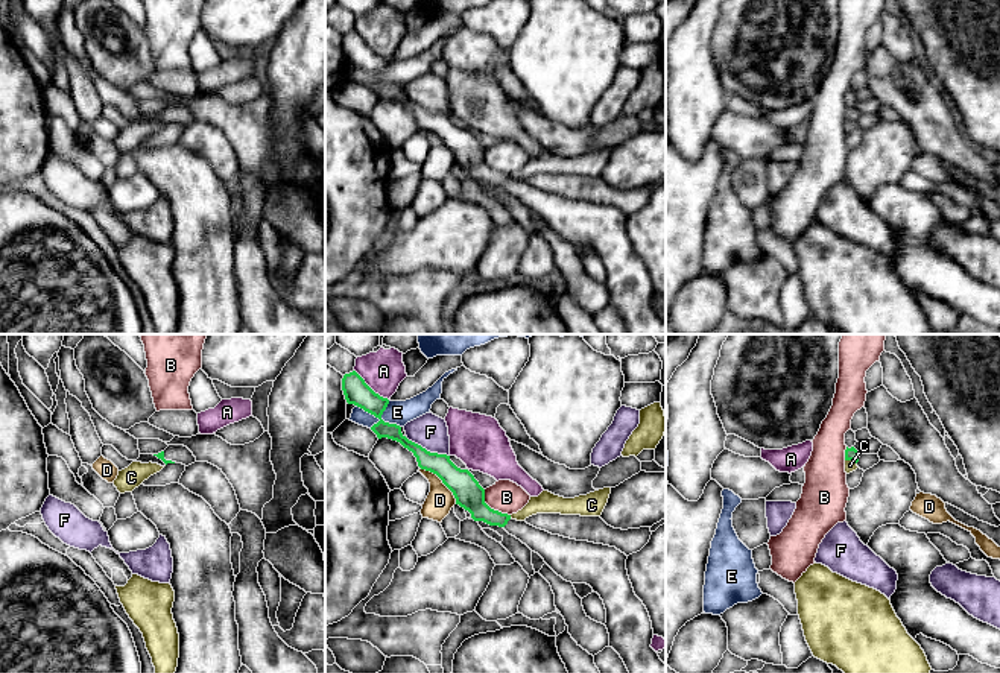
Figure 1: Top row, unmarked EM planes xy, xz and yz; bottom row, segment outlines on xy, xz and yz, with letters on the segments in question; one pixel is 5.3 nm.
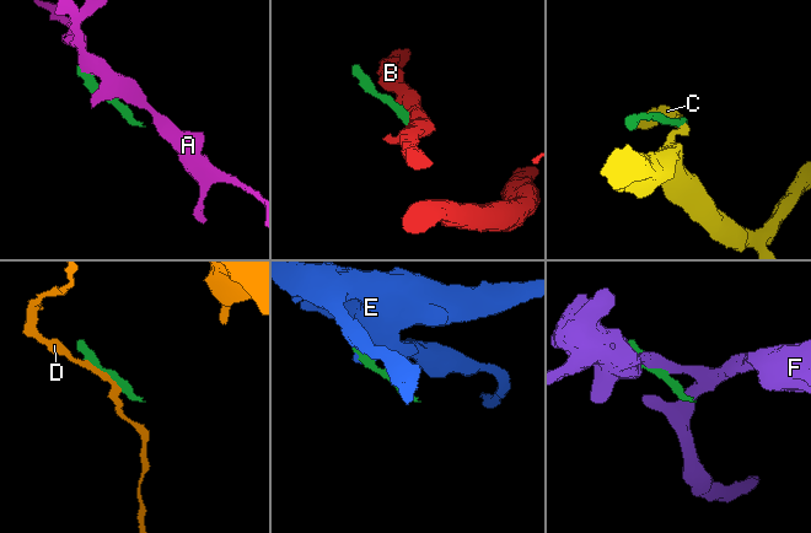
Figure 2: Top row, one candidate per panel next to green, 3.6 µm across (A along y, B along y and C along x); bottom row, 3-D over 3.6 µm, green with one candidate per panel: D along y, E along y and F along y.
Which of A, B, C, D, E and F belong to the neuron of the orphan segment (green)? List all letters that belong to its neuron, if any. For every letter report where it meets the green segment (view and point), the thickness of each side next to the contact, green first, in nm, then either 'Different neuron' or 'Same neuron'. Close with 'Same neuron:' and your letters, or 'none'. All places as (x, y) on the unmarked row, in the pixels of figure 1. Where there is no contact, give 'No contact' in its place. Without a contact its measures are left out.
A: Touches green at xz (370, 47). Thickness 140 nm (green) against 220 nm. Different neuron
B: Touches green at xz (490, 167). Thickness 150 nm (green) against 170 nm. Different neuron
C: Touches green at yz (851, 119). Thickness 70 nm (green) against 60 nm. Different neuron
D: Touches green at xz (443, 142). Thickness 150 nm (green) against 140 nm. Different neuron
E: Touches green at xz (379, 78). Thickness 140 nm (green) against 130 nm. Different neuron
F: Touches green at xz (426, 110). Thickness 140 nm (green) against 180 nm. Different neuron
Same neuron: none

